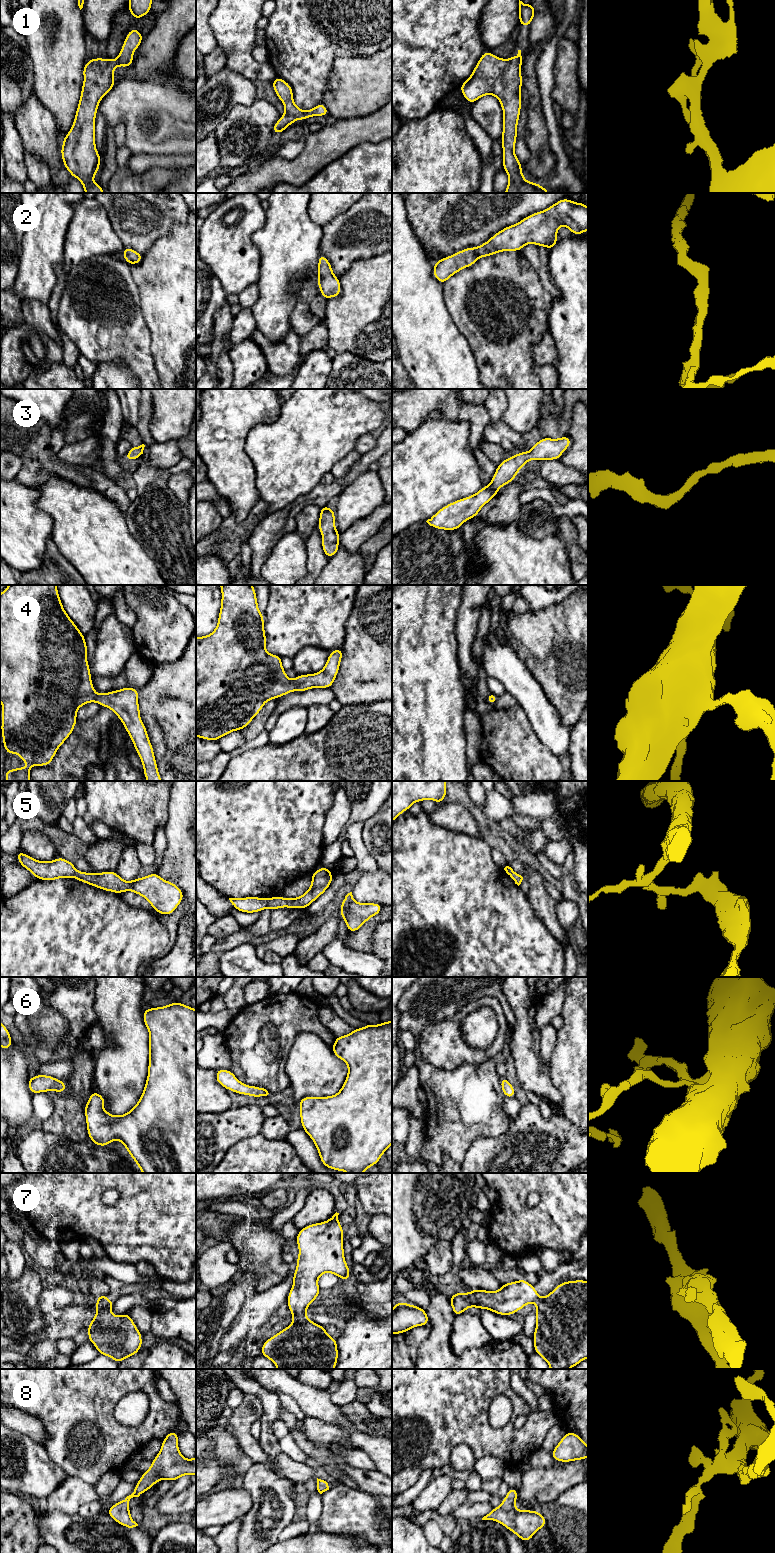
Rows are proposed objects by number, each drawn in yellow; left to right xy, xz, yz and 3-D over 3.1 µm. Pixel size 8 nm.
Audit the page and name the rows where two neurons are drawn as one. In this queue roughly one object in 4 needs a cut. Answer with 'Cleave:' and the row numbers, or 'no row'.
Cleave: 5, 7

